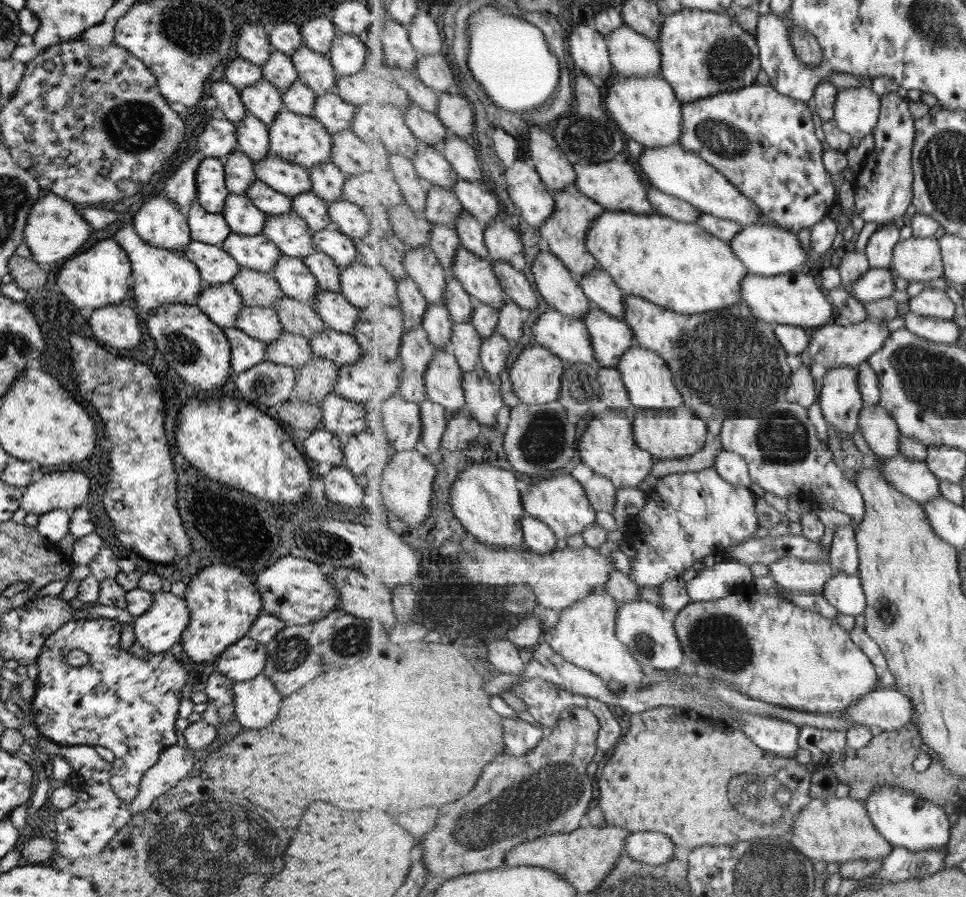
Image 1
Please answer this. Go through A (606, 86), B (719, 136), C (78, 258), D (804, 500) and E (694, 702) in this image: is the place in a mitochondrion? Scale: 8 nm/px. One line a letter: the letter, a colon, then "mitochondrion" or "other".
A: other
B: mitochondrion
C: other
D: other
E: other

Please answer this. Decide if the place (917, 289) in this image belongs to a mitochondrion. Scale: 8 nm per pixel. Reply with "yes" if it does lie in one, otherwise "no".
no

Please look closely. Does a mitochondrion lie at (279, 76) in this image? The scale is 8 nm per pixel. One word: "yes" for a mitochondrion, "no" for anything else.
no

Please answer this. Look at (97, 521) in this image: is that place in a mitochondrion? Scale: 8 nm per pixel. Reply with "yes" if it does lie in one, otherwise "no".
no

